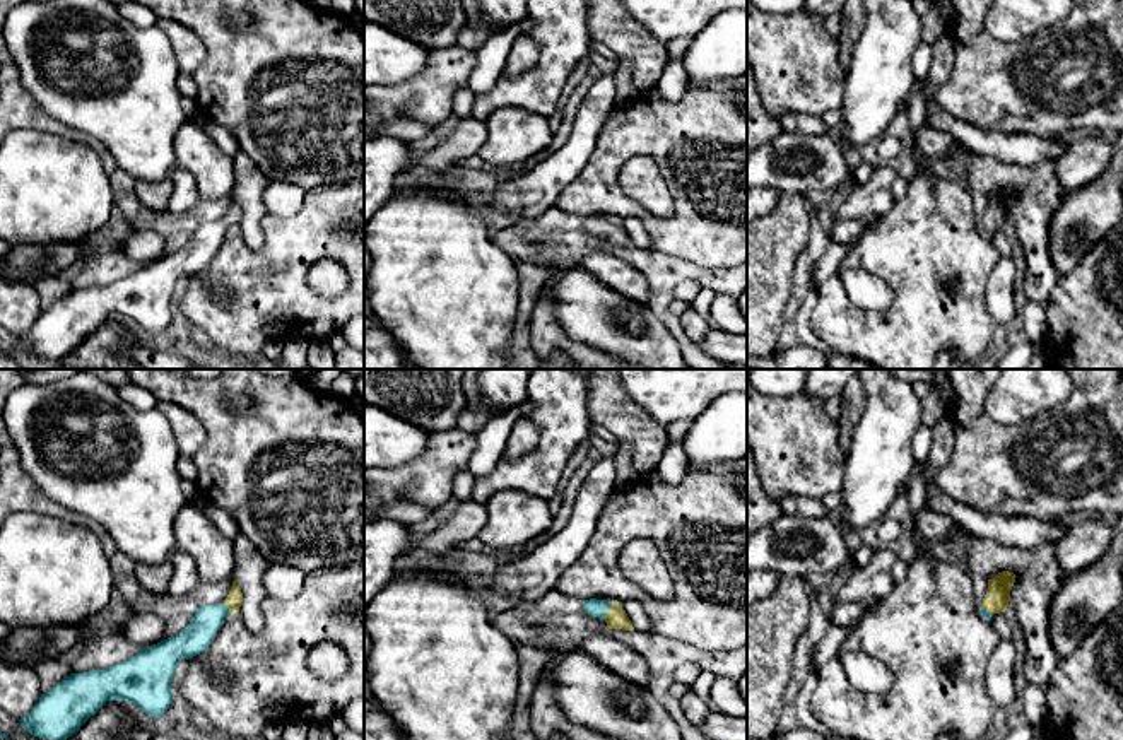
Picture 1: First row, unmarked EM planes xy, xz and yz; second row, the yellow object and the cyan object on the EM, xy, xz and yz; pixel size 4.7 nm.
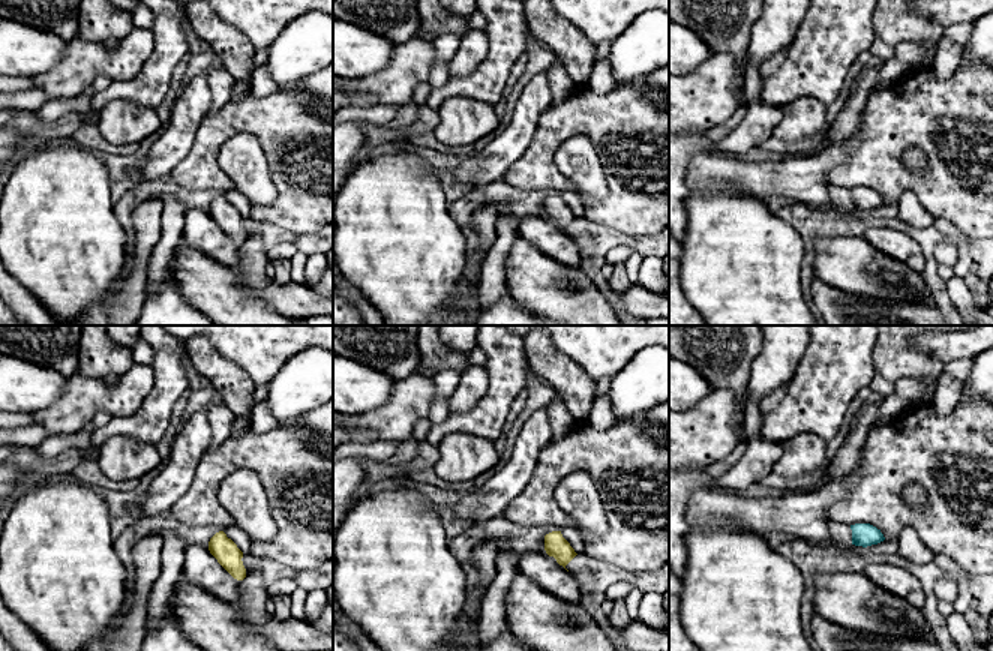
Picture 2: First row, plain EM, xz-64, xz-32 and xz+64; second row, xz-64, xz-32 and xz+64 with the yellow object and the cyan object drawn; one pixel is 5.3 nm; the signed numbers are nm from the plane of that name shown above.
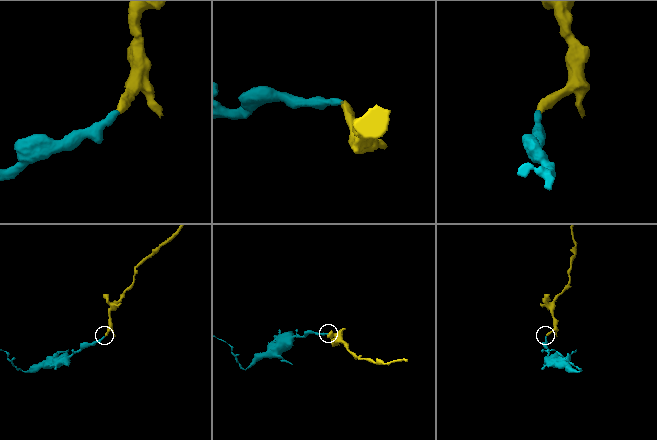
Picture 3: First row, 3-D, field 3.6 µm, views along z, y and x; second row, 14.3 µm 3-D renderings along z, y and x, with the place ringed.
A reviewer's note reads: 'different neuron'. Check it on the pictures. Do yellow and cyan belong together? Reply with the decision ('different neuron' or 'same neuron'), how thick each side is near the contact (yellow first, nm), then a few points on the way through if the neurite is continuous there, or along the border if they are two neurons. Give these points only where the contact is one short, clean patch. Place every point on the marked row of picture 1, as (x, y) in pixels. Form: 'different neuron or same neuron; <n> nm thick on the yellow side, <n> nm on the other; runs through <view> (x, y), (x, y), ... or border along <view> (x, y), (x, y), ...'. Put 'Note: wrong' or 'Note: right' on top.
Note: wrong
same neuron; 100 nm thick on the yellow side, 90 nm on the other; runs through xz (616, 617), (609, 610), (593, 607)

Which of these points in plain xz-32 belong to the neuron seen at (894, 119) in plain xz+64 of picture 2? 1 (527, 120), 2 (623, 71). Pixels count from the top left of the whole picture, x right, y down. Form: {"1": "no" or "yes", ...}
{"1": "no", "2": "no"}

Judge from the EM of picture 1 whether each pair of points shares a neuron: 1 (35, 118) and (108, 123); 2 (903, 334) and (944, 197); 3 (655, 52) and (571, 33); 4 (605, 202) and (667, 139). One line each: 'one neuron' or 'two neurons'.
1: two neurons
2: one neuron
3: two neurons
4: one neuron

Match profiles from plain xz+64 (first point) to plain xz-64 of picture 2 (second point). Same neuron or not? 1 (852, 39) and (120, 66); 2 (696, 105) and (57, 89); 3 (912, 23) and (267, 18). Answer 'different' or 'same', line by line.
1: different
2: same
3: different

